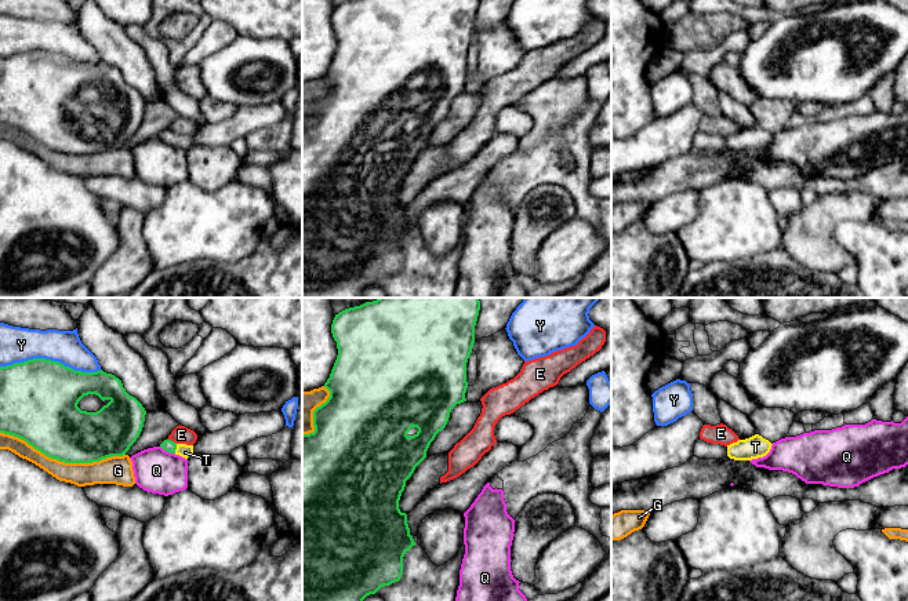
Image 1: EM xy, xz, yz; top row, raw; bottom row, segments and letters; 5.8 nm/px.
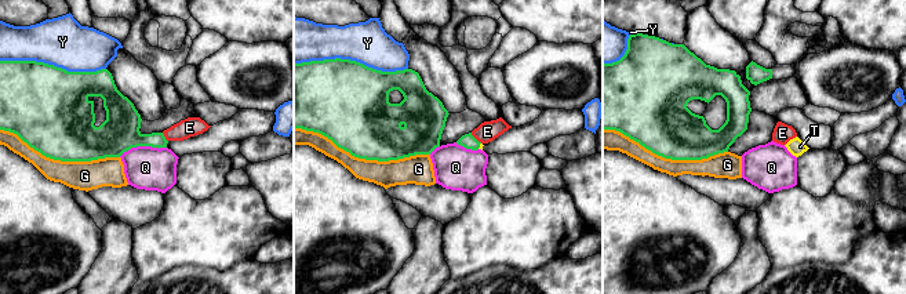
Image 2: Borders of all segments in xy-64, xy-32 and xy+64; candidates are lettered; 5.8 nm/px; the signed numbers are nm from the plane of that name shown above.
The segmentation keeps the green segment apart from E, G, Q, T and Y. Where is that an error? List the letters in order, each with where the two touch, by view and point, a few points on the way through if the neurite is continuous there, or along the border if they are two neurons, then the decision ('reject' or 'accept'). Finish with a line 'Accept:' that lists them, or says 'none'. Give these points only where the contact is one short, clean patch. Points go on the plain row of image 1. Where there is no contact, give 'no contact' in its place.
E: meets green in xy at (173, 133); border along xy (167, 130), (177, 134); reject
G: meets green in xy at (62, 152); reject
Q: meets green in xy at (167, 142); reject
T: meets green in xy at (175, 139); runs through xy (169, 137), (175, 139), (182, 141); accept
Y: meets green in xy at (50, 51); reject
Accept: T

